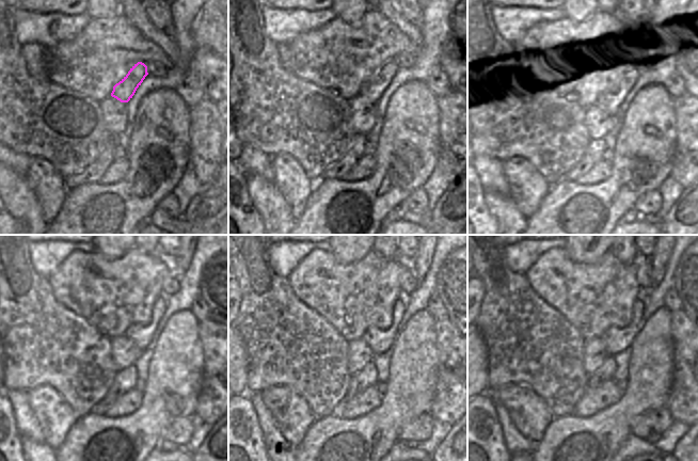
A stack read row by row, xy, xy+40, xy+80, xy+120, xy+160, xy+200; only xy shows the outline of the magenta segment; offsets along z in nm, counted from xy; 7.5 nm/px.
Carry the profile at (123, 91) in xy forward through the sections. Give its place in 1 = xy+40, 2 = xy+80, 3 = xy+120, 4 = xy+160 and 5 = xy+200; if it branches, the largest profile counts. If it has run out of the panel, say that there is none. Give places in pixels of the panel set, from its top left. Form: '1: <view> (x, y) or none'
1: xy+40 (373, 90)
2: xy+80 (616, 92)
3: xy+120 (141, 334)
4: xy+160 (379, 340)
5: xy+200 (616, 340)

